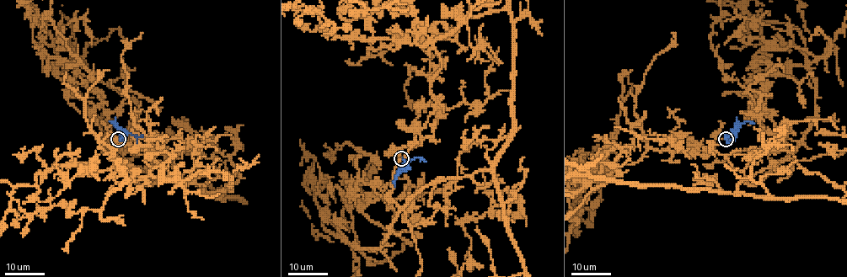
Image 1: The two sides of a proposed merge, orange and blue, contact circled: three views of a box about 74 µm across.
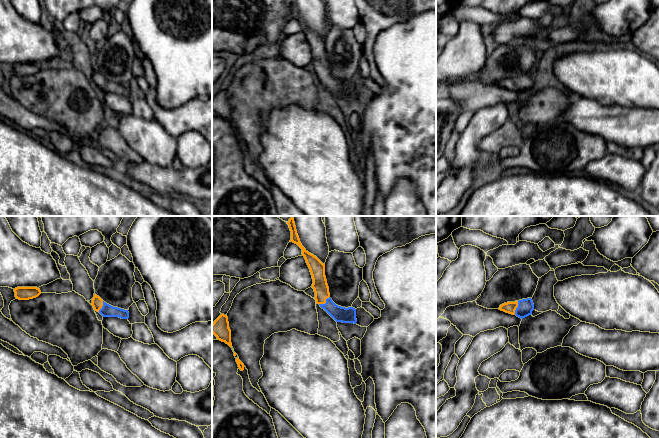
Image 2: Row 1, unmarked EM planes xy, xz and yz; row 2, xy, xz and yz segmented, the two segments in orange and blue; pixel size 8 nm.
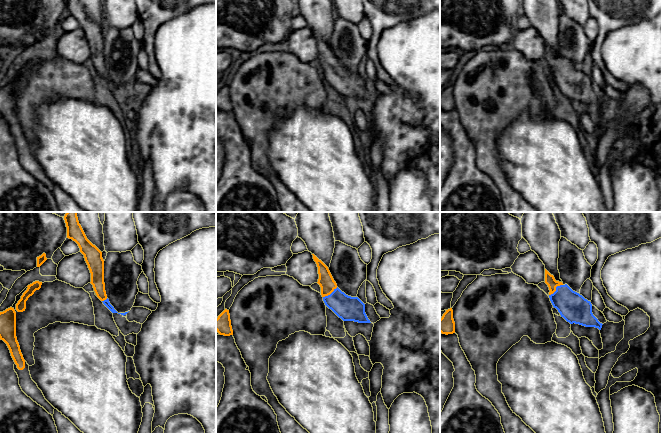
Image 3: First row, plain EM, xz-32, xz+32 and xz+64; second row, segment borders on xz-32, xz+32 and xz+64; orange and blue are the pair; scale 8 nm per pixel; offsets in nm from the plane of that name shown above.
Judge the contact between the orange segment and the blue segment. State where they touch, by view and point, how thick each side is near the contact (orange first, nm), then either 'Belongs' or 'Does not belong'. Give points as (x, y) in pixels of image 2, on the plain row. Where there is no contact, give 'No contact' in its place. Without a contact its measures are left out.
Touches orange at xz (325, 78). Thickness 120 nm (orange) against 130 nm. Belongs

